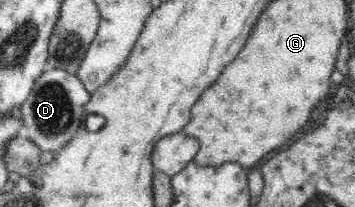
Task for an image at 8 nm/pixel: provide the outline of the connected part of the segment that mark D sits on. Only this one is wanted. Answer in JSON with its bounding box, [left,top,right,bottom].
[19,67,91,154]

